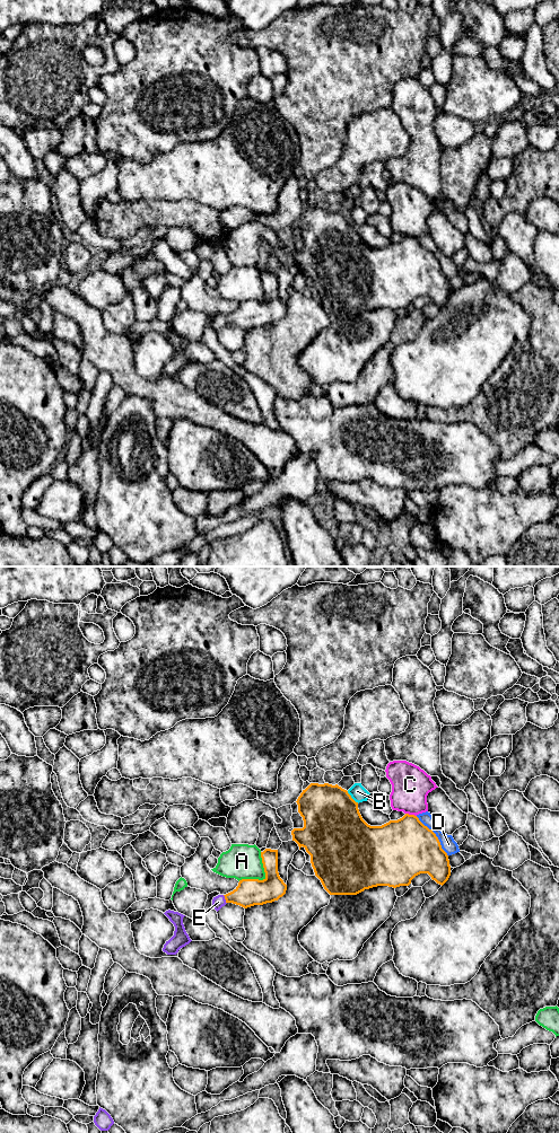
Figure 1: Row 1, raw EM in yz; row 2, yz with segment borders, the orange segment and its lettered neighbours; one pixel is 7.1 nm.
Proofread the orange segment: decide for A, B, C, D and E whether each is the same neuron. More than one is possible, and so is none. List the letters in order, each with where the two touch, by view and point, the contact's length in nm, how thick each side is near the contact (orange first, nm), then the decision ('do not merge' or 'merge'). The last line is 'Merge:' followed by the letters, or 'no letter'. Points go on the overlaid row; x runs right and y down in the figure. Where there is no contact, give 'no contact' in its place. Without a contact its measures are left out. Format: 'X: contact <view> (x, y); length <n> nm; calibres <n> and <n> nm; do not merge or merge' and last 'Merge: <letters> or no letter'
A: contact yz (263, 879); length 260 nm; calibres 190 and 260 nm; do not merge
B: contact yz (351, 798); length 120 nm; calibres 420 and 110 nm; do not merge
C: contact yz (411, 815); length 80 nm; calibres 420 and 280 nm; do not merge
D: contact yz (435, 835); length 360 nm; calibres 420 and 100 nm; do not merge
E: contact yz (225, 898); length 70 nm; calibres 190 and 90 nm; merge
Merge: E

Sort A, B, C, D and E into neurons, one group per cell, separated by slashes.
A / B / C / D / E

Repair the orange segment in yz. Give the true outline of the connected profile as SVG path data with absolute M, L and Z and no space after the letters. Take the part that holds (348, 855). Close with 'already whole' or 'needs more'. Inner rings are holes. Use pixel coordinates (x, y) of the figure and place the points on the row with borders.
M311 783L303 790L296 802L304 827L291 831L292 841L298 844L299 850L303 846L311 855L315 876L330 895L357 895L377 886L393 888L409 886L411 880L420 873L428 873L433 880L443 886L451 876L448 855L442 849L438 837L414 815L405 814L402 818L390 820L382 826L370 826L363 819L358 802L348 791L338 784L329 783Z | already whole

